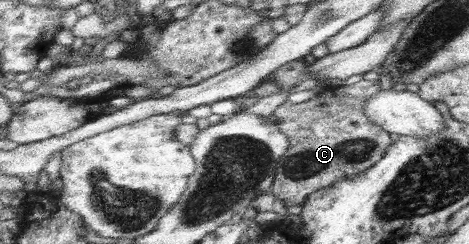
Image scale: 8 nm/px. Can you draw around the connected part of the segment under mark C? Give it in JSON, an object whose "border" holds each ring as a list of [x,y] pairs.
{"border":[[[364,79],[354,85],[334,87],[297,105],[286,101],[274,111],[278,128],[288,135],[291,149],[277,165],[277,176],[270,193],[284,201],[286,208],[302,207],[319,189],[332,187],[338,180],[376,165],[394,144],[390,133],[375,125],[364,113],[366,100],[380,92],[378,80]]]}

